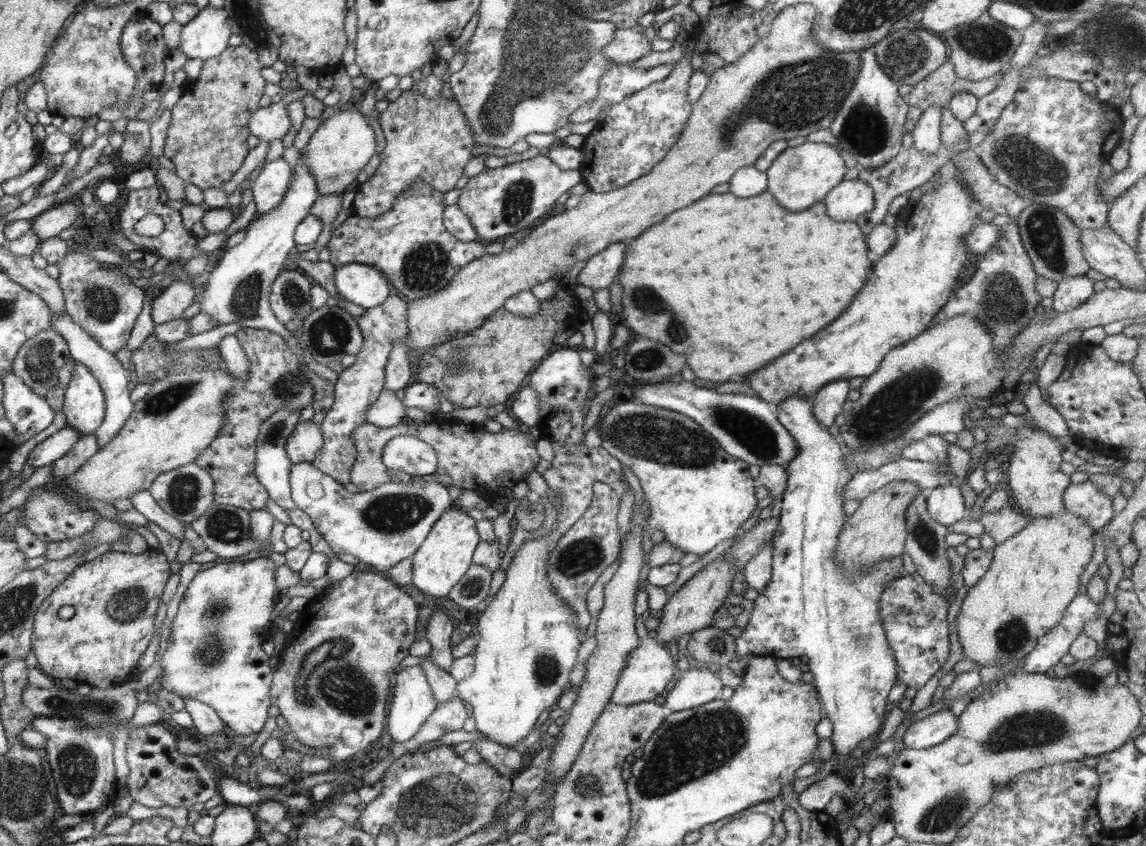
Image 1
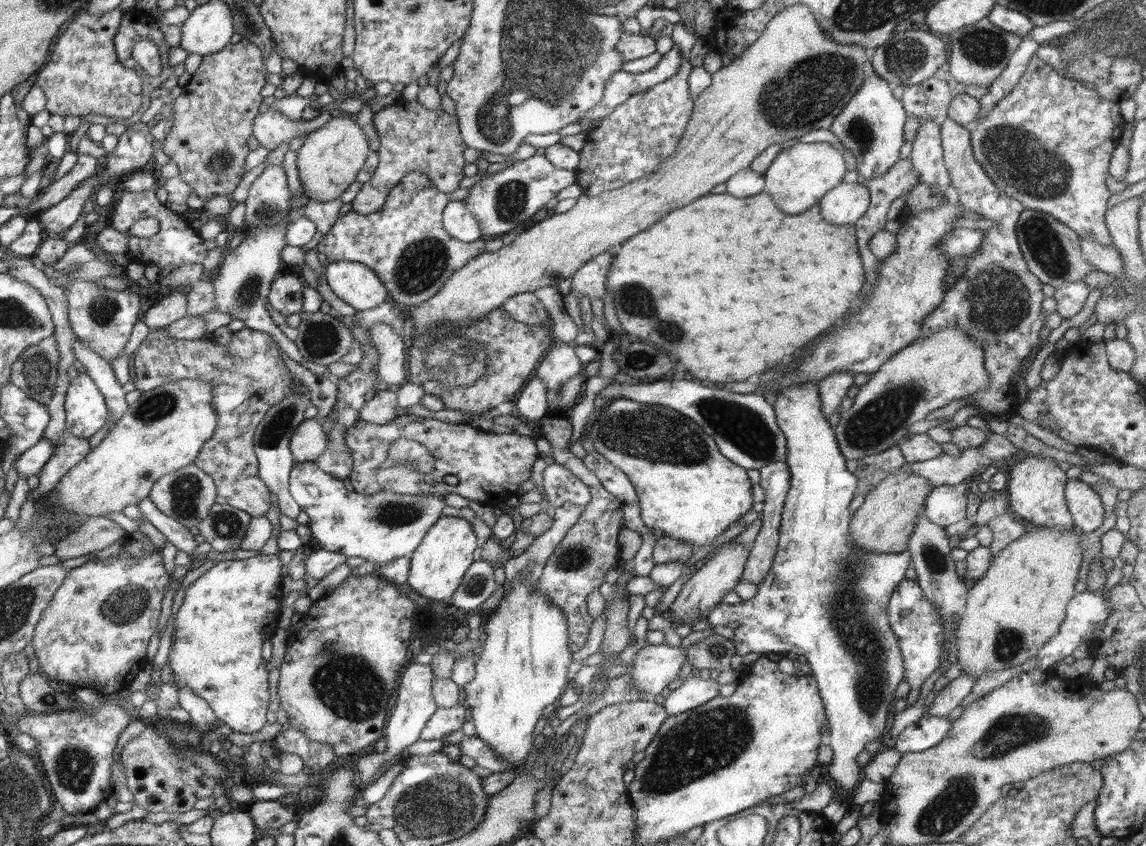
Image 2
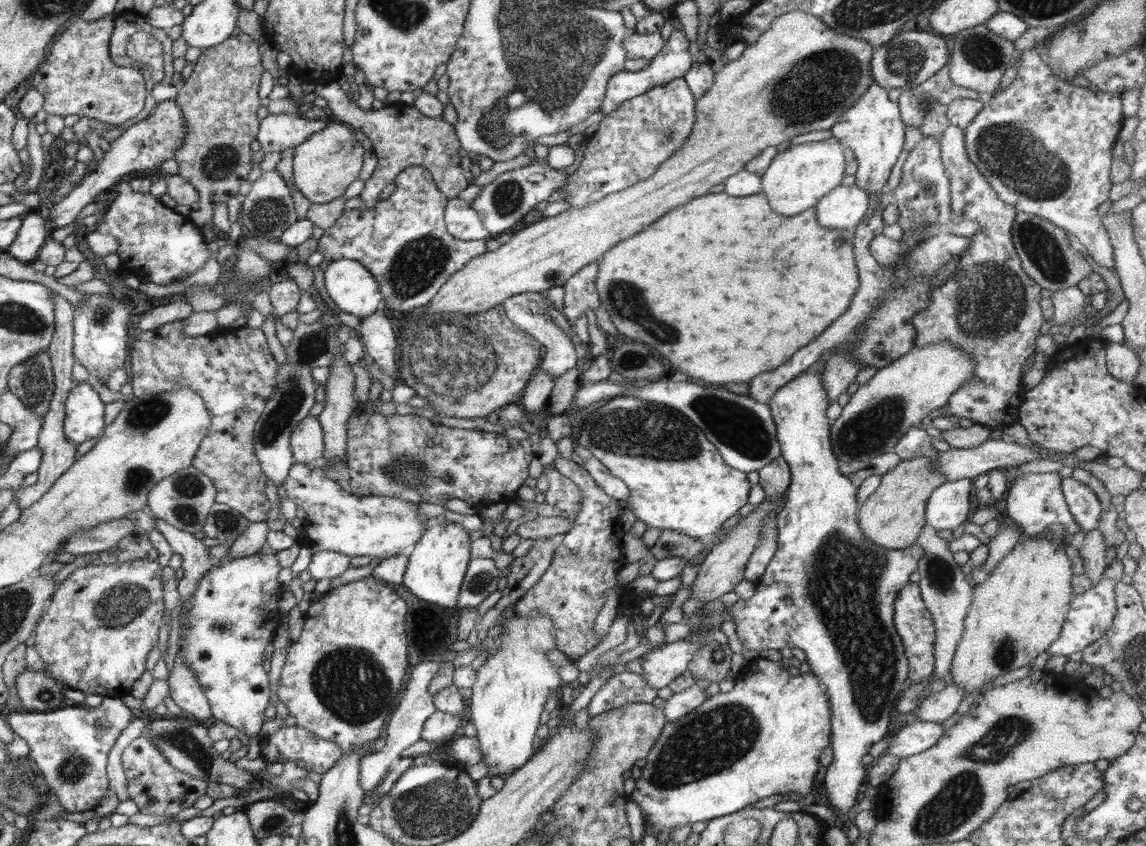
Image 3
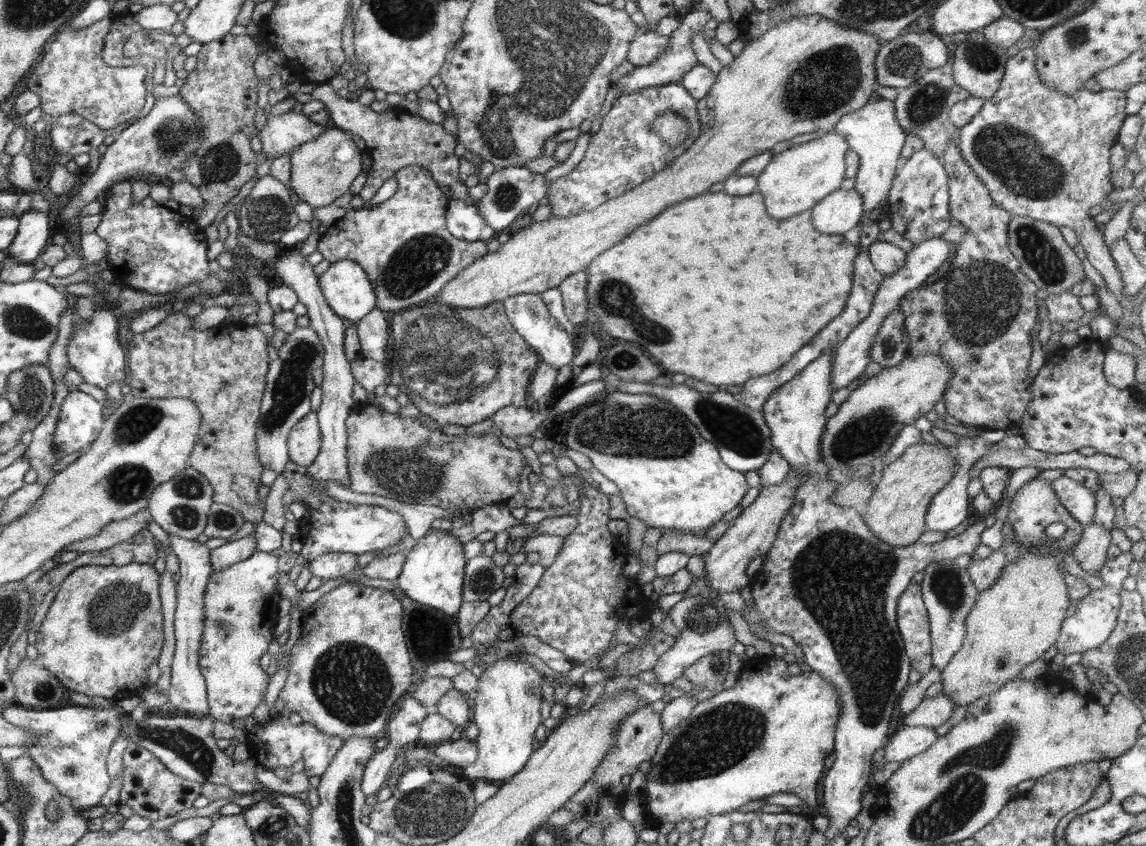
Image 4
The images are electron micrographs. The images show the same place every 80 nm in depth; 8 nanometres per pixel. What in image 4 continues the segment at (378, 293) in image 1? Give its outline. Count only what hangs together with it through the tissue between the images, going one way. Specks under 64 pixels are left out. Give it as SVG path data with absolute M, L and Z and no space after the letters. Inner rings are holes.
M344 260L331 263L330 268L319 277L319 286L330 309L345 322L348 320L356 324L378 306L374 285L357 262Z

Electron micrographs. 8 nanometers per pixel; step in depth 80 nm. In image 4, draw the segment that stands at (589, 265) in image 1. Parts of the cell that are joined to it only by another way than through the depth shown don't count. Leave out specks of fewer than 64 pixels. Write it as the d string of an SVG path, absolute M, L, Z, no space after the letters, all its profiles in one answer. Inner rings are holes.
M584 270L571 274L557 287L562 292L566 316L574 325L586 321L590 312L586 286L589 286L589 280L588 272Z

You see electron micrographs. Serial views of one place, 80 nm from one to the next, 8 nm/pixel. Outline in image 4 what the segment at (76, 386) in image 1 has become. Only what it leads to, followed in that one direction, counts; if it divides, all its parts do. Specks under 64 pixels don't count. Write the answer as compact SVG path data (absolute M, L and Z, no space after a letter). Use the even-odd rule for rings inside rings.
M70 388L62 402L52 437L59 456L85 451L95 442L105 422L103 406L91 395Z

